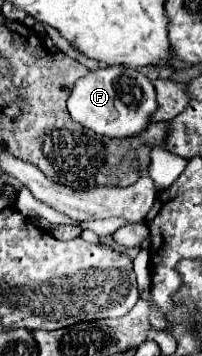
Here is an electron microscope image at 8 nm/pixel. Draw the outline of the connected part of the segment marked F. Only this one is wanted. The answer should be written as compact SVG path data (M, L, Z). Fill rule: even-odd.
M106 66L96 72L88 72L74 84L68 98L68 112L78 124L94 130L96 134L108 138L132 138L142 134L142 130L152 122L152 114L156 112L156 90L136 68Z

